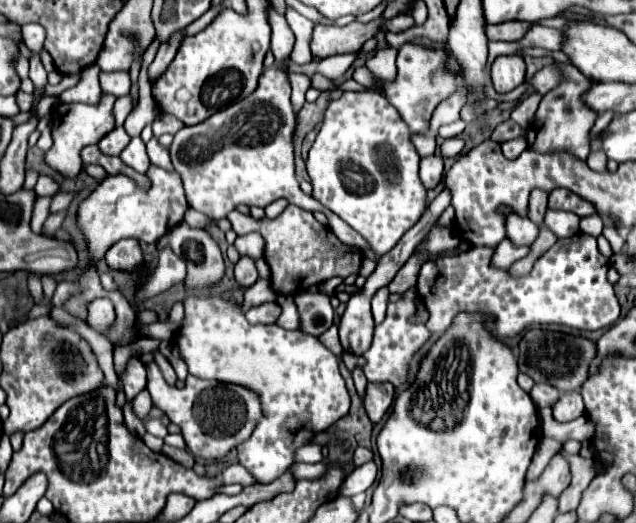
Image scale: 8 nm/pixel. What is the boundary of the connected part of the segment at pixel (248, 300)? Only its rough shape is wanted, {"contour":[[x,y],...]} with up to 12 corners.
{"contour":[[259,278],[248,288],[242,313],[251,307],[276,300],[269,280]]}

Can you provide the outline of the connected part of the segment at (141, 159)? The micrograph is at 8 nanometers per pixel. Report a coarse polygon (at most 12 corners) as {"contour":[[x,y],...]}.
{"contour":[[140,137],[120,153],[120,159],[134,171],[146,173],[150,159]]}

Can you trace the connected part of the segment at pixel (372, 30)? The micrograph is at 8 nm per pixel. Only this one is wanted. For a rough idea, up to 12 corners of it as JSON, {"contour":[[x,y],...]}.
{"contour":[[380,19],[346,27],[316,25],[312,55],[356,53]]}

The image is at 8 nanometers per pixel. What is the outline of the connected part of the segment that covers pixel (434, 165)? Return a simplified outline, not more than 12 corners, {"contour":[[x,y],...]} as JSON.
{"contour":[[442,157],[420,161],[420,181],[426,191],[442,181]]}

